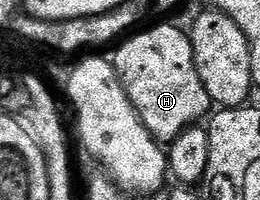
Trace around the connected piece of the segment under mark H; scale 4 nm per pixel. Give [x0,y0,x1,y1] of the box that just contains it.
[115,24,213,142]

